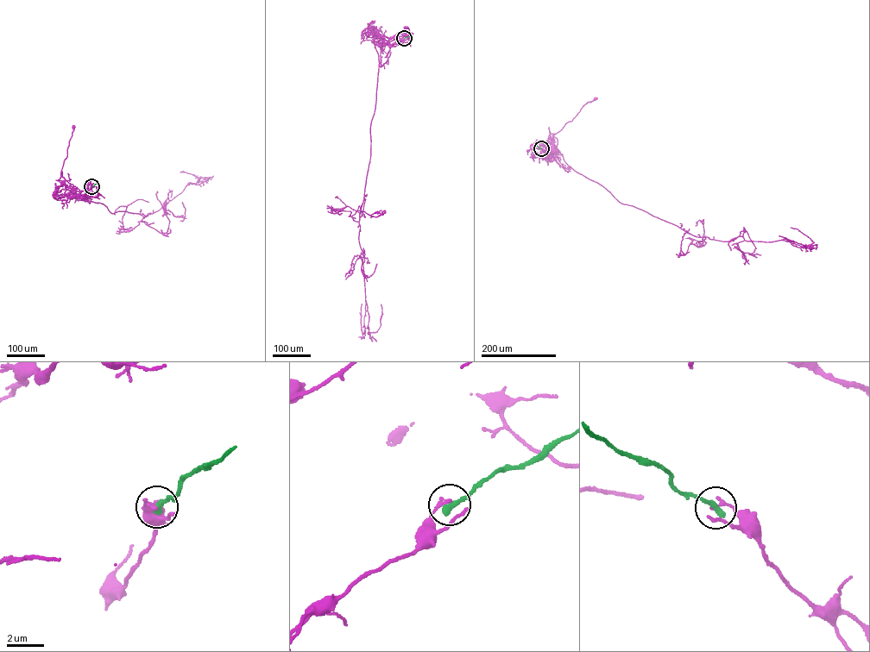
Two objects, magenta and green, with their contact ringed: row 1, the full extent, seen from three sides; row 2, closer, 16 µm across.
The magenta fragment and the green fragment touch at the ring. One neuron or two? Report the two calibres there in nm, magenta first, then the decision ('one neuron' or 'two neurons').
calibres 200 and 360 nm; two neurons

